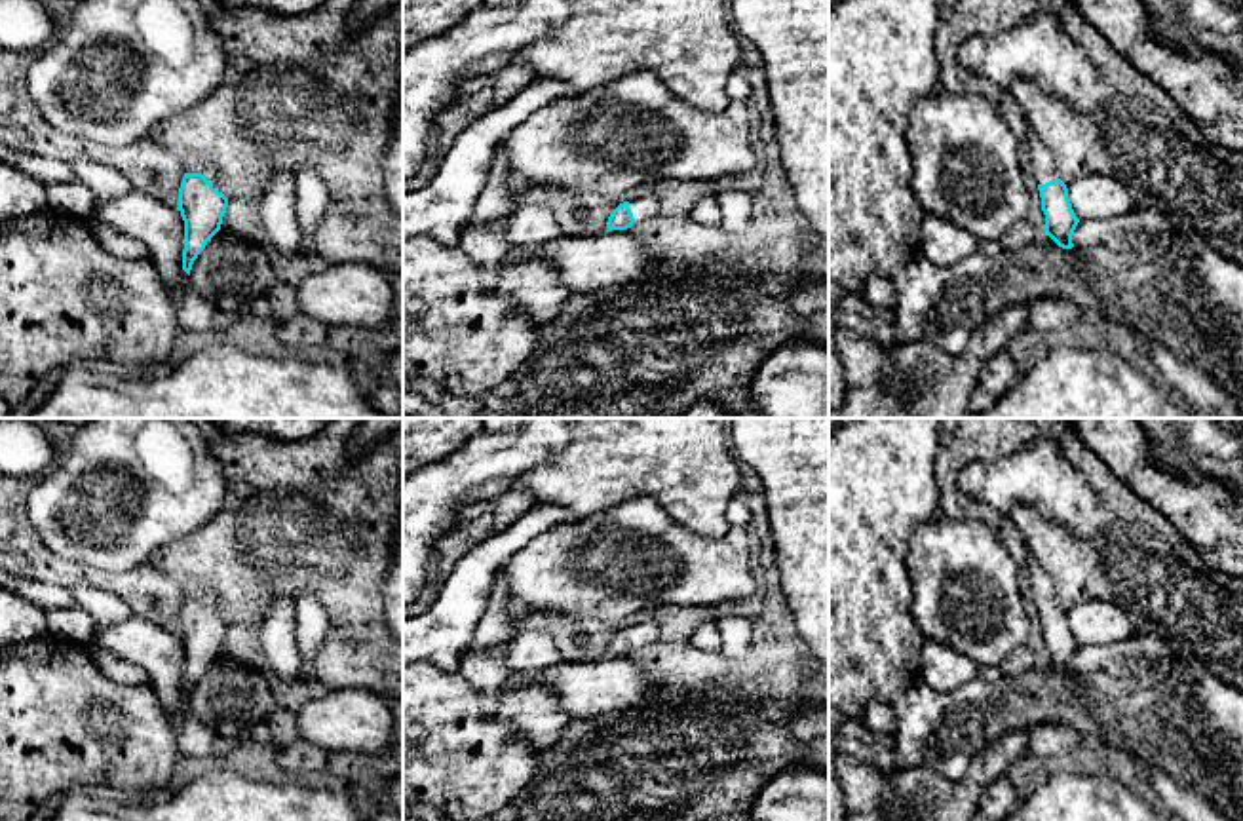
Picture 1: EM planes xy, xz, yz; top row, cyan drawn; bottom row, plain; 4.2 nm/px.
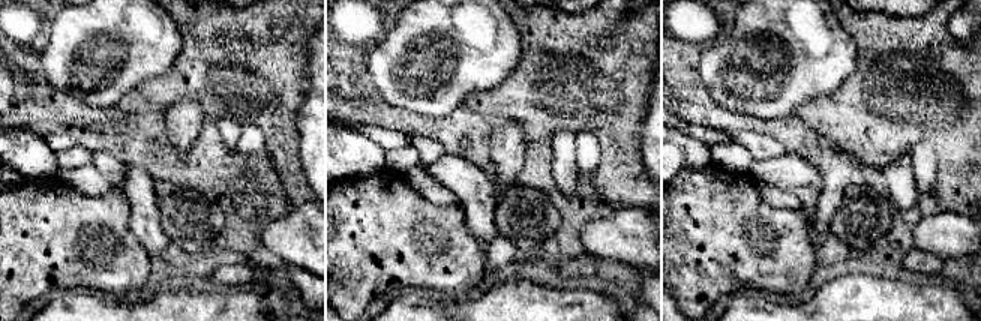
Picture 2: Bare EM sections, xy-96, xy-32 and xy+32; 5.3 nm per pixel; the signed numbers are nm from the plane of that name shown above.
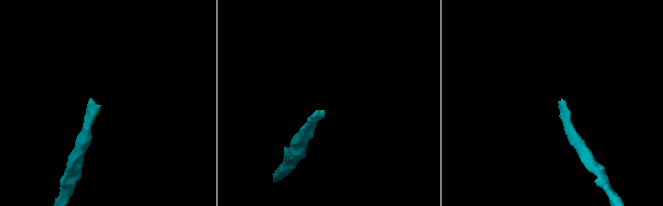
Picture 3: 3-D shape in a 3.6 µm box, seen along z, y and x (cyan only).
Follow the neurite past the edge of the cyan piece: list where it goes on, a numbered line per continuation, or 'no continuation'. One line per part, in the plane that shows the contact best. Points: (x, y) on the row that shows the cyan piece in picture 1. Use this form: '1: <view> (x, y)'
1: xz (643, 208)

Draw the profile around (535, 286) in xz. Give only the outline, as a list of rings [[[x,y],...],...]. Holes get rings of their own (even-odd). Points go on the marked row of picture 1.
[[[538,258],[507,264],[494,291],[513,300],[536,325],[555,319],[572,295],[561,285],[559,270]]]

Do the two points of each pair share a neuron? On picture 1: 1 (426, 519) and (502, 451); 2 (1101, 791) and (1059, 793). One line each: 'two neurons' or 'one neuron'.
1: one neuron
2: one neuron

